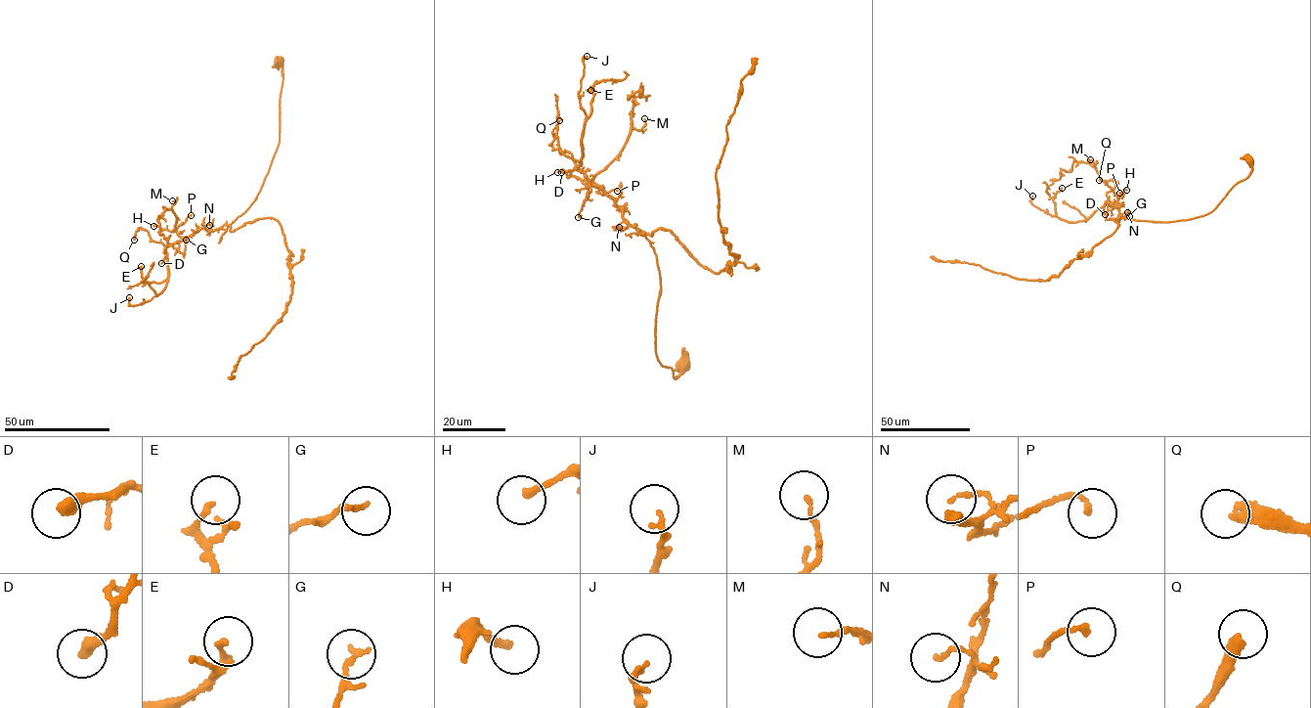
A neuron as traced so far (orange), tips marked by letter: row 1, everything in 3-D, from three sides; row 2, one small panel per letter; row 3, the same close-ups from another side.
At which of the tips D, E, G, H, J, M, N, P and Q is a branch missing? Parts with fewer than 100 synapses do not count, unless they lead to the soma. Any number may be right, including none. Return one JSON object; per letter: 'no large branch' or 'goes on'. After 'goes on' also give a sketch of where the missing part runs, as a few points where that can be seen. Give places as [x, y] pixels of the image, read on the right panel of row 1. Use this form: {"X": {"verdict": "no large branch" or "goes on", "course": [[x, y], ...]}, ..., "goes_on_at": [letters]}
{"D": {"verdict": "no large branch"}, "E": {"verdict": "no large branch"}, "G": {"verdict": "no large branch"}, "H": {"verdict": "no large branch"}, "J": {"verdict": "no large branch"}, "M": {"verdict": "no large branch"}, "N": {"verdict": "no large branch"}, "P": {"verdict": "no large branch"}, "Q": {"verdict": "no large branch"}, "goes_on_at": []}

